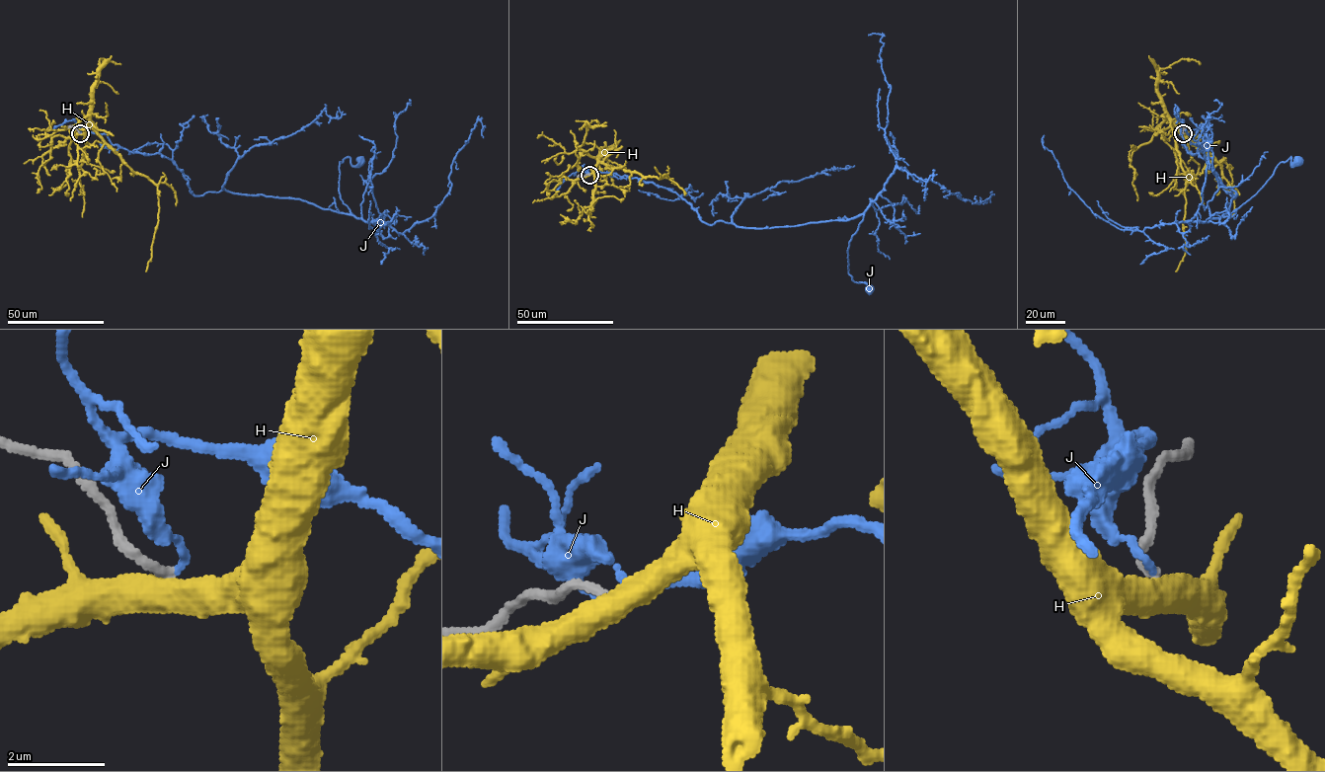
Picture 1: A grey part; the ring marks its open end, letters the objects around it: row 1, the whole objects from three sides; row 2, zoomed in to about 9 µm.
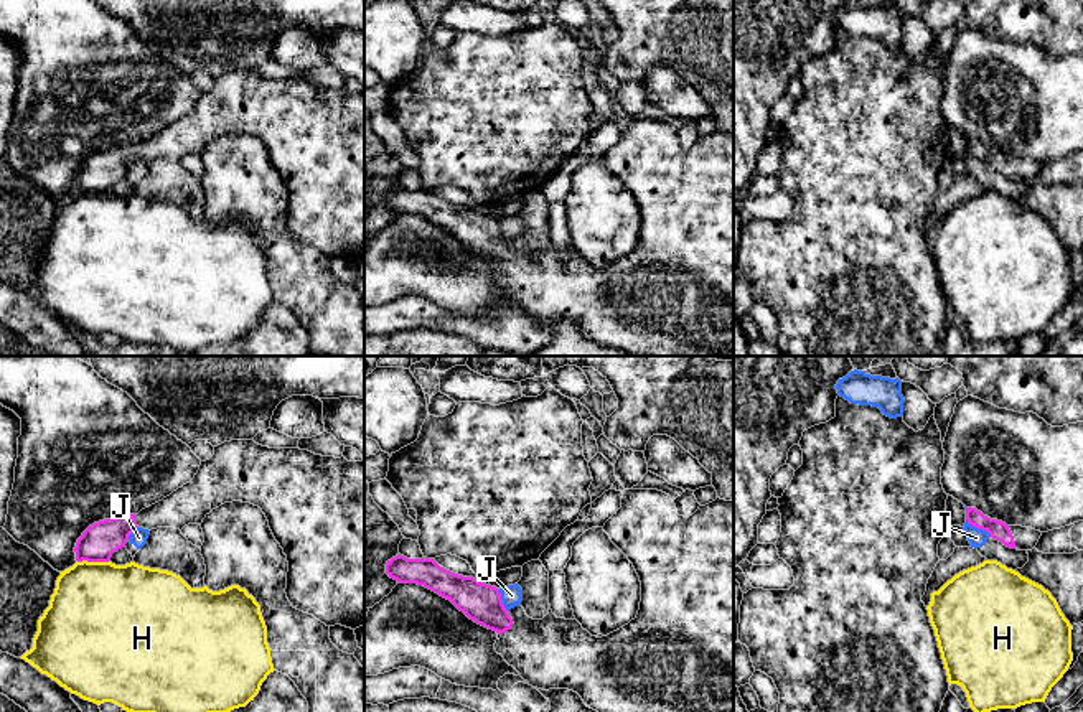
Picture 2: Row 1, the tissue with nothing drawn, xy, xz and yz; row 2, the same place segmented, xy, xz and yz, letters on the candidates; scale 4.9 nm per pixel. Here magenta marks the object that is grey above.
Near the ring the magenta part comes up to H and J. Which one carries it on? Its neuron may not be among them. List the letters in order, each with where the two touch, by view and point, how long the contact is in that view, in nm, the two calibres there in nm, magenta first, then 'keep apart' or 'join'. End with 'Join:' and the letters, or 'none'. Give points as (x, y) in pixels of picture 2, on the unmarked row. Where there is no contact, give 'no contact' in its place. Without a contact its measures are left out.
H: contact xy (93, 192); length 150 nm; calibres 180 and 480 nm; keep apart
J: contact yz (978, 159); length 160 nm; calibres 90 and 90 nm; keep apart
Join: none

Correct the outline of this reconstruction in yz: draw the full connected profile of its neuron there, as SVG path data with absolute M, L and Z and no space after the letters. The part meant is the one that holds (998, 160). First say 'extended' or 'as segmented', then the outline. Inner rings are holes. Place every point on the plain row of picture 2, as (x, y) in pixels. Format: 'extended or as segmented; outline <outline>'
extended; outline M968 138L966 150L971 157L987 162L989 166L1004 176L1017 181L1035 180L1042 163L1032 158L1007 157L1002 152L984 147L976 138Z

